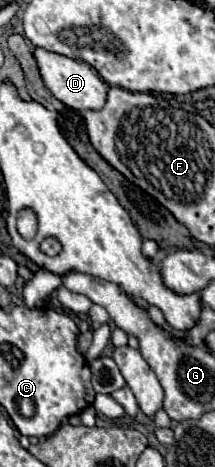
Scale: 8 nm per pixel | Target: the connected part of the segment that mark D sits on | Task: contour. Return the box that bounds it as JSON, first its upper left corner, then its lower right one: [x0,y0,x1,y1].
[32,47,108,111]

